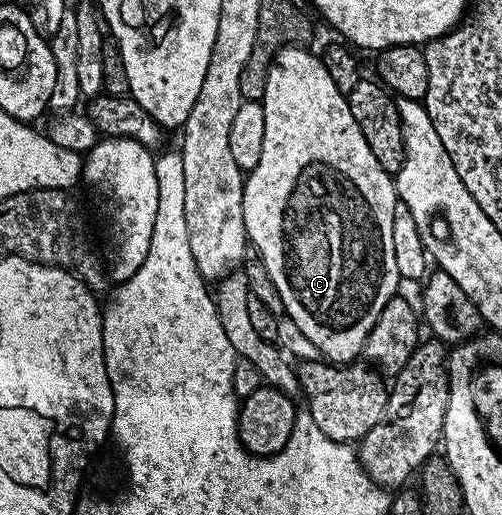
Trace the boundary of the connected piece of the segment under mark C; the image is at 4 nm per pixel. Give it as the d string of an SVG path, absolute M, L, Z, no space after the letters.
M286 47L277 52L277 56L269 65L269 74L267 75L267 91L262 99L261 106L263 107L263 155L259 157L259 163L245 177L245 190L243 191L243 223L248 240L255 248L256 256L260 257L261 261L267 267L267 271L271 275L271 280L275 282L275 287L279 287L279 295L283 295L283 307L285 308L285 317L295 323L295 327L299 327L299 331L303 331L303 335L307 335L307 339L311 339L311 343L315 343L315 347L319 347L321 357L328 359L333 363L353 363L362 356L365 348L365 340L367 335L375 327L375 323L379 319L379 315L383 311L383 307L387 307L389 300L396 294L398 275L395 267L395 243L391 239L391 227L393 226L393 216L395 215L395 207L399 204L397 200L397 187L394 178L383 167L379 167L379 159L375 159L375 155L371 155L371 147L367 147L367 139L363 139L363 131L359 131L359 123L355 123L355 115L351 115L349 110L349 102L347 97L340 93L335 87L335 82L331 79L327 67L324 65L322 58L316 53L308 53L310 50L305 47Z

